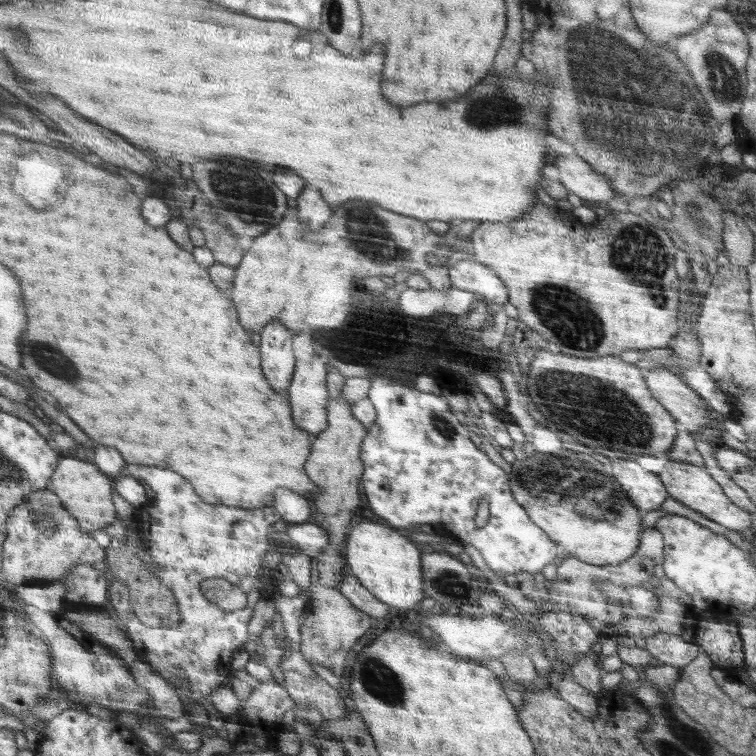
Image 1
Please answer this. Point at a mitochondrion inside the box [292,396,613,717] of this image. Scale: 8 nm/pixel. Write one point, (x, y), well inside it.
(376, 677)

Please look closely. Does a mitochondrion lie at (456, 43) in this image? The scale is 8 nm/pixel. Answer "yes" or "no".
no

